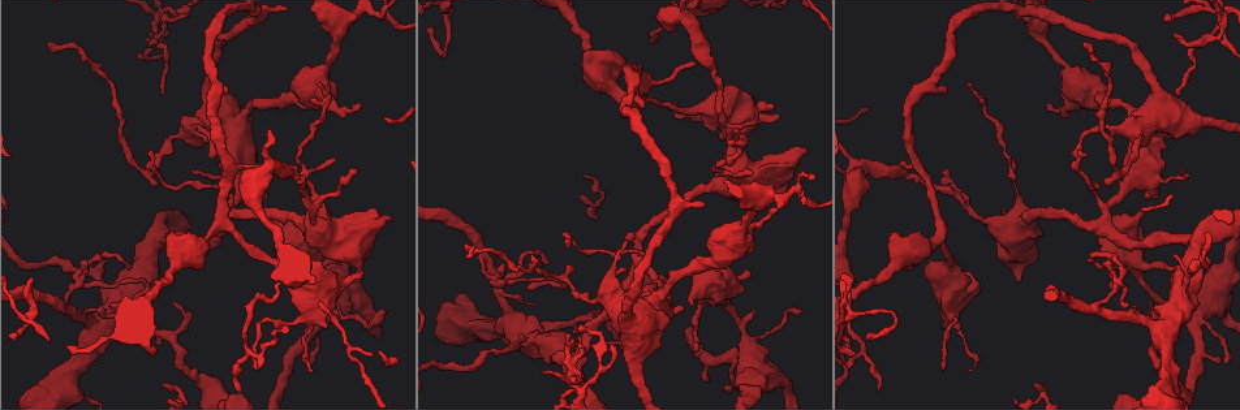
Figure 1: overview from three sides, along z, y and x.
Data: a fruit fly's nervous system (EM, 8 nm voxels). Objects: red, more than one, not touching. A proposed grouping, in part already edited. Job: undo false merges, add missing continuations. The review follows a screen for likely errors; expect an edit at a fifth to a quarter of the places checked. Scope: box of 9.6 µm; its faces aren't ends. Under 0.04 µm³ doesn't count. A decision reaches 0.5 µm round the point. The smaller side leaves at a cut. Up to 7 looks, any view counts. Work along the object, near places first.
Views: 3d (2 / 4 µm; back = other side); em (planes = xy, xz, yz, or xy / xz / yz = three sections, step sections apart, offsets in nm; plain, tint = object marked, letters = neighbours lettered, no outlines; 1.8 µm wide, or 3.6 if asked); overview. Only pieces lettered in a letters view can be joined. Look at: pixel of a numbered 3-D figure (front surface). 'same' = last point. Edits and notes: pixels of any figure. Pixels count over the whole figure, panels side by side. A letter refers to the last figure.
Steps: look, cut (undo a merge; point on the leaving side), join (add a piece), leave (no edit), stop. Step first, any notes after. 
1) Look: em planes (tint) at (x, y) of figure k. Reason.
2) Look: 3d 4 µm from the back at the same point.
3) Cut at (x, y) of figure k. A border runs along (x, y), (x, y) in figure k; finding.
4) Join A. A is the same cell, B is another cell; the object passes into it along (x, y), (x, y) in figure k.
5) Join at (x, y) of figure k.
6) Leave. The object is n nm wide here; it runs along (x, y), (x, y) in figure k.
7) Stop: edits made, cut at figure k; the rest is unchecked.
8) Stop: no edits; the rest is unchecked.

Look: 3d 4 µm at (354, 172) of figure 1. Branch stops here.

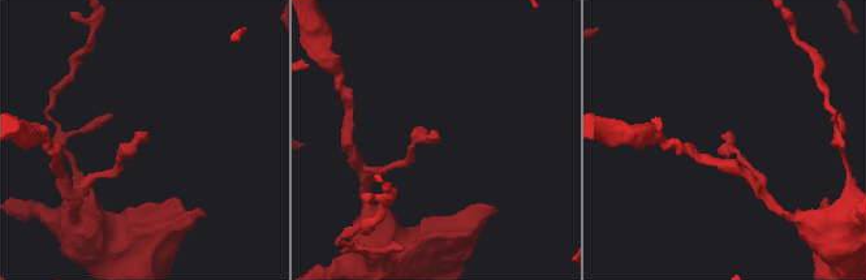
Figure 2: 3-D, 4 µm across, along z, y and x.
Look: em planes (letters) at (144, 134) of figure 2. Now the EM.

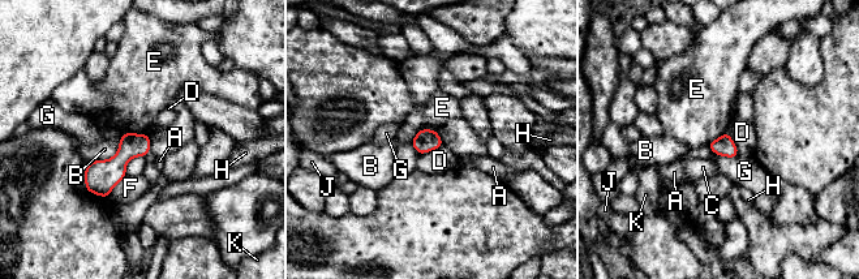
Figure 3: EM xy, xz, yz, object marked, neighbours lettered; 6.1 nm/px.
Leave. A, B, C, D, E, F, G, H, J and K are other cells; a border runs along (147, 133), (123, 134) in figure 3; no lettered piece goes on from it.

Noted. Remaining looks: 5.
Look: 3d 4 µm from the back at (391, 218) of figure 1. Branch stops here.

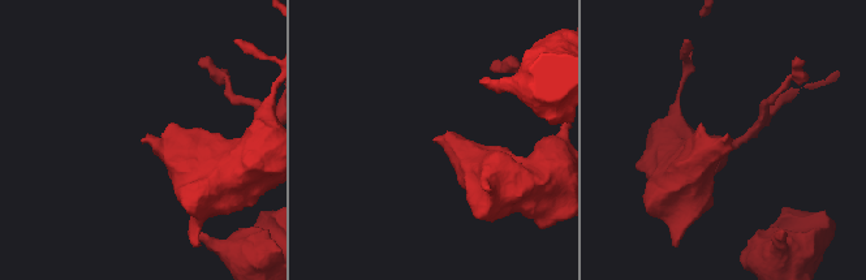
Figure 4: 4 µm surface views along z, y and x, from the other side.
Look: em planes (plain) at (144, 142) of figure 4.

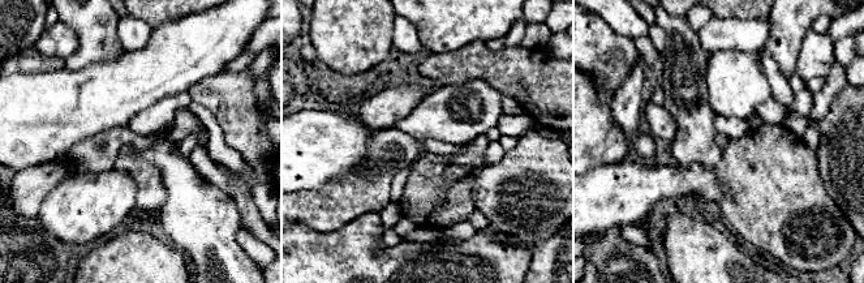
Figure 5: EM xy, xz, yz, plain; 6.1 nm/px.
Look: em planes (letters) at the same point. See the neighbours.

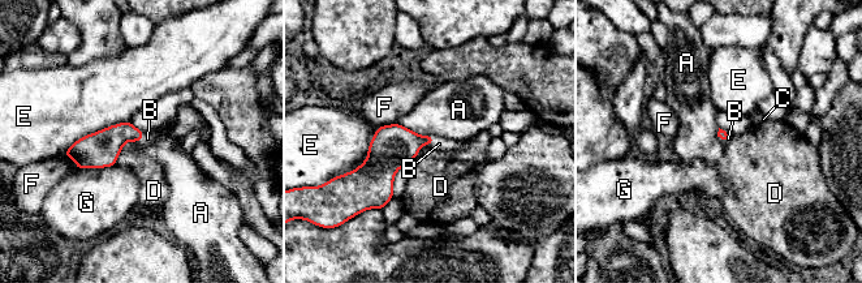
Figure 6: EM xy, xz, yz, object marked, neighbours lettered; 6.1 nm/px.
Join B. B is the same cell, A, C, D, E, F and G are other cells; the object passes into it along (103, 146), (142, 137), (147, 138) in figure 6; it goes on there.

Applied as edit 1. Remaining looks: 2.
Look: overview.

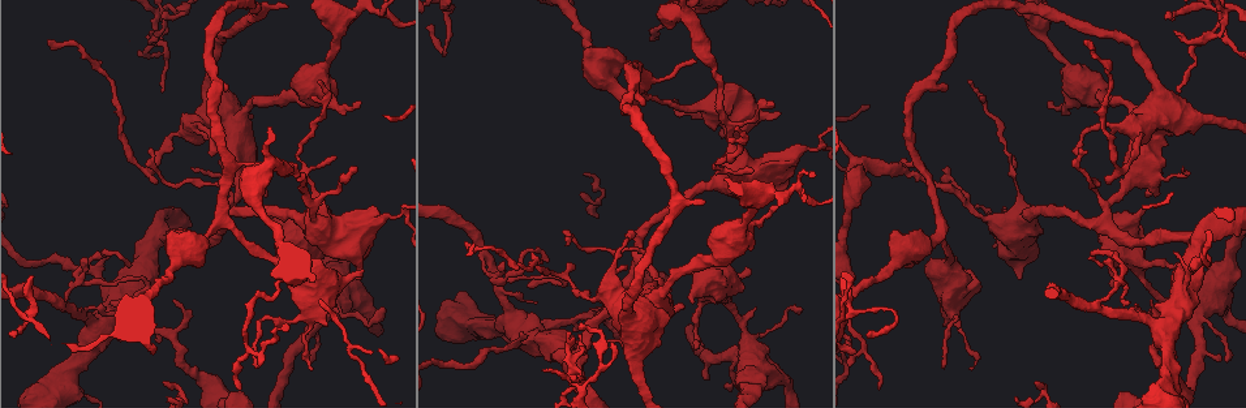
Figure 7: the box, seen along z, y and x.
Look: em planes (letters) at (1194, 241) of figure 7. A fork.

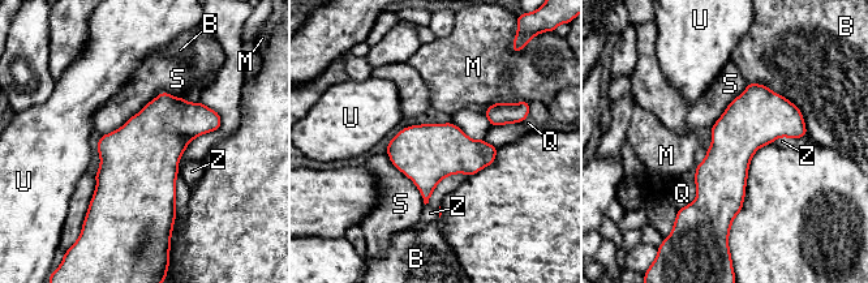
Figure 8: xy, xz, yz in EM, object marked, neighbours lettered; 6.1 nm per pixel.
Leave. B, M, Q, S, U and Z are other cells; all the same cell.

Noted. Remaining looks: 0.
Stop: edits made, join at figure 6; the rest is unchecked.

